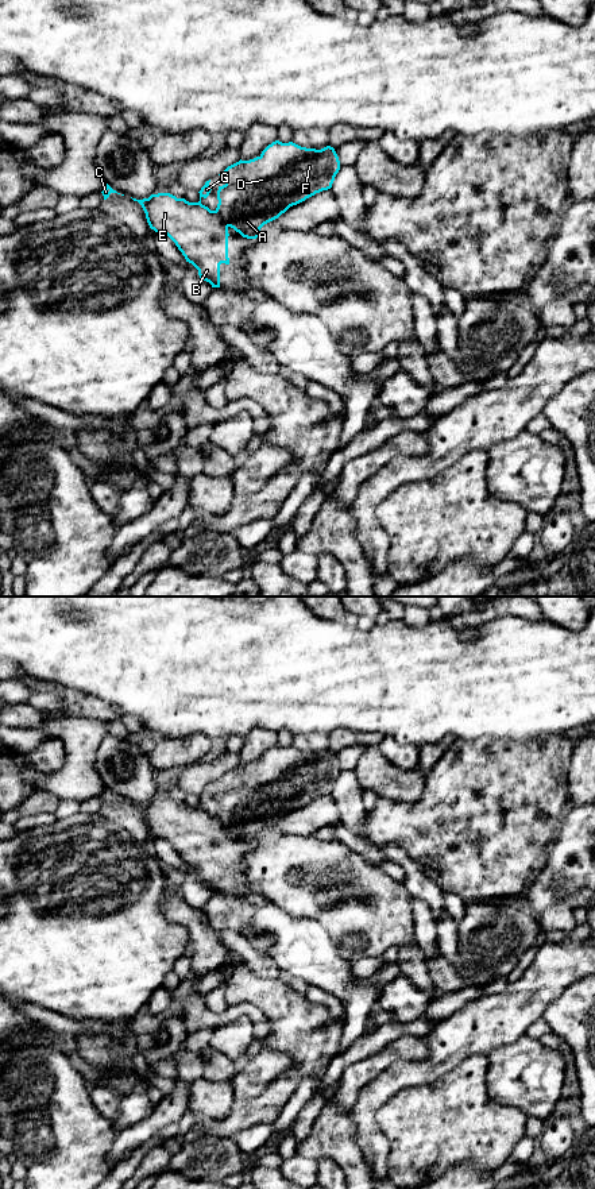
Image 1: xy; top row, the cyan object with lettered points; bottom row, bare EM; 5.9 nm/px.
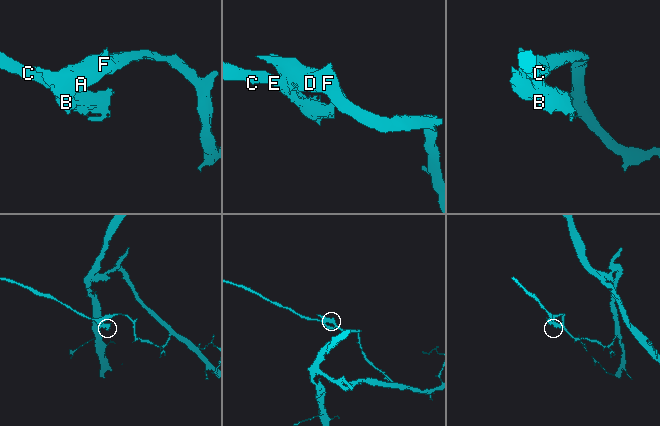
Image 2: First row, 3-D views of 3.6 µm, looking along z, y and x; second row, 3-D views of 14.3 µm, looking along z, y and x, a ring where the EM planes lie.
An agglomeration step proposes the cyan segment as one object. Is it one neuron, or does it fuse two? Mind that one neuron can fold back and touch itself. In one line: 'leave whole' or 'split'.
split

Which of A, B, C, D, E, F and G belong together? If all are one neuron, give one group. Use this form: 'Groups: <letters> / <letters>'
Groups: A D F G / B C E

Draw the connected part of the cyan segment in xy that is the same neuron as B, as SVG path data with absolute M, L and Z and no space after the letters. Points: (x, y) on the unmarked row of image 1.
M170 798L132 804L142 810L150 833L167 839L186 866L198 875L200 883L220 892L220 869L229 869L229 838L223 819Z

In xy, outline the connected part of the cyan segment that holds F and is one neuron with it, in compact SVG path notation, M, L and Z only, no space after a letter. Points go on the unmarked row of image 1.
M275 745L259 761L250 765L240 764L219 779L224 779L227 787L219 791L216 817L221 818L228 831L243 842L256 844L264 829L278 823L290 811L331 794L339 775L340 765L331 750L316 754L301 752L293 746Z

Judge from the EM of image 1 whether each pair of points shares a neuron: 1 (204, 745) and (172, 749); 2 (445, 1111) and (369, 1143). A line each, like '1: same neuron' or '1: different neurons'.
1: same neuron
2: different neurons

